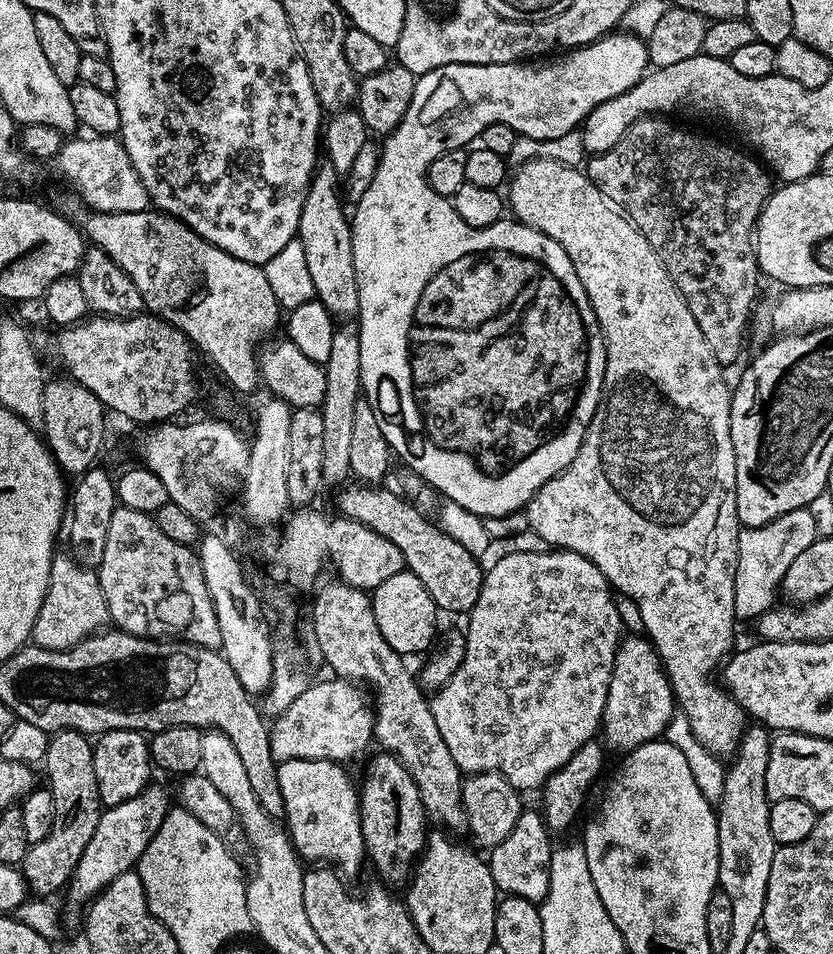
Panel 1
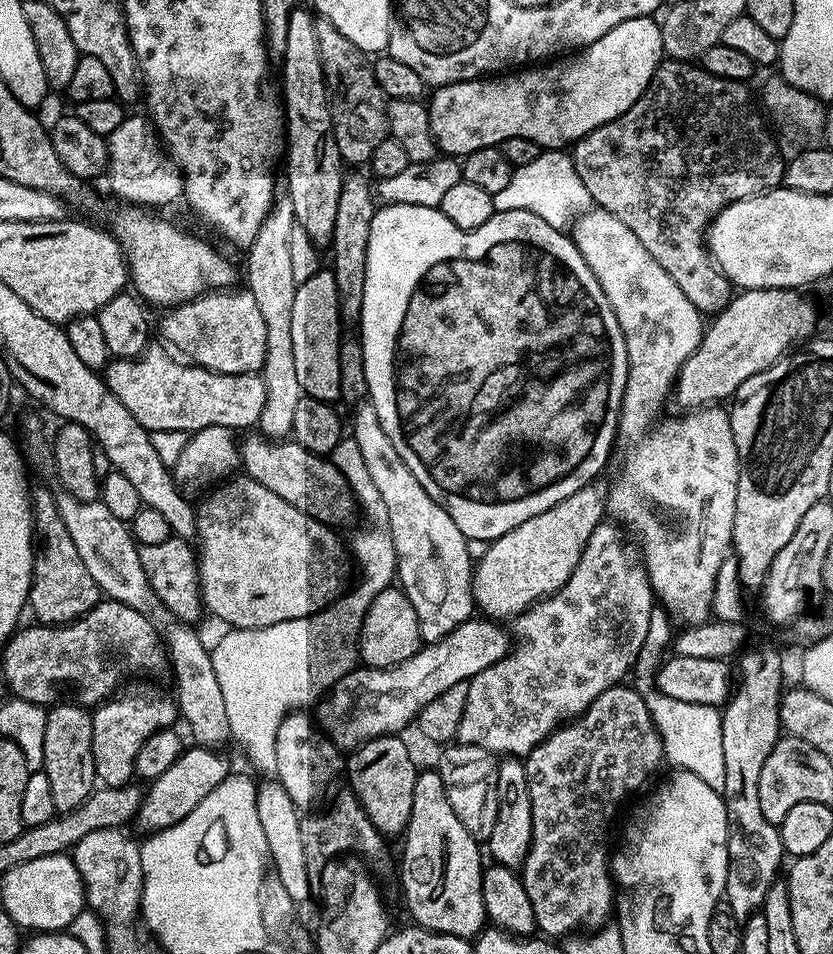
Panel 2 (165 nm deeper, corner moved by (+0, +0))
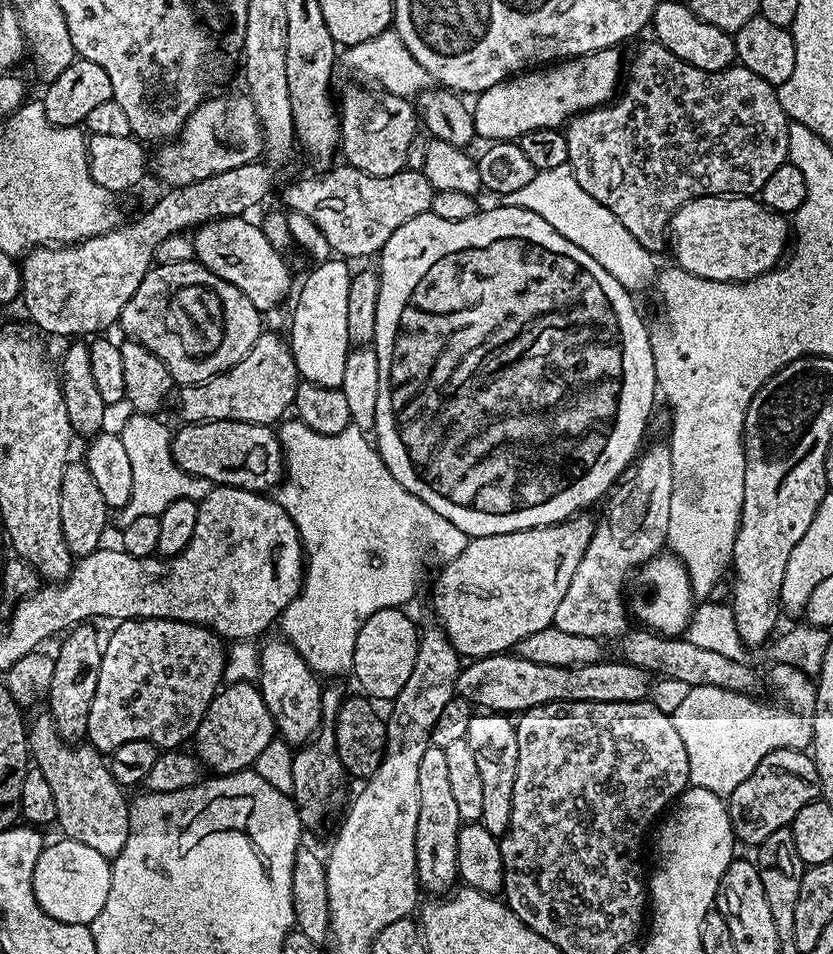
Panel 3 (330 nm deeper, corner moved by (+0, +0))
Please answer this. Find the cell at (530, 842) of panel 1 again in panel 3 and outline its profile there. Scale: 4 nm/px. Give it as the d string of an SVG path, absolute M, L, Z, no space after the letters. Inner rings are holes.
M481 711L473 715L466 737L482 778L482 818L478 823L486 826L497 838L510 826L510 810L514 798L514 774L518 774L518 734L516 725L507 715Z

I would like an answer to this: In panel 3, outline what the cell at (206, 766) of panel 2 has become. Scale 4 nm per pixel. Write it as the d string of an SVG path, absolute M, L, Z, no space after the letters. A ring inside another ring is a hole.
M252 682L228 684L217 691L198 726L194 737L194 755L205 769L213 768L213 773L229 776L251 769L258 754L273 744L277 736L276 723L270 710L266 710L259 687Z

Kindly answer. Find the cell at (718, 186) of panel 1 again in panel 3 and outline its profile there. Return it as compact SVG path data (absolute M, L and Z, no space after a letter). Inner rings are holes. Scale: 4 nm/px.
M659 42L651 43L642 45L633 54L632 61L629 64L627 61L626 75L615 99L611 103L592 108L589 112L580 112L577 116L573 116L563 129L563 134L566 146L570 146L567 163L572 167L574 178L578 178L578 186L582 186L582 190L586 190L586 194L590 194L594 202L602 202L602 206L606 206L610 214L614 214L614 218L618 218L618 222L622 222L622 226L626 226L626 230L630 230L630 234L638 238L638 242L647 252L659 254L663 248L665 251L666 241L670 236L672 216L686 202L703 196L755 197L760 193L762 186L766 186L767 180L770 179L770 174L774 174L774 170L778 170L778 166L782 166L788 159L790 121L782 110L782 102L778 102L776 88L770 82L766 82L766 78L758 78L754 70L733 66L721 72L703 72L698 70L698 66L690 66L690 62L682 62L682 58L670 54L670 50L666 50L666 46L662 46Z

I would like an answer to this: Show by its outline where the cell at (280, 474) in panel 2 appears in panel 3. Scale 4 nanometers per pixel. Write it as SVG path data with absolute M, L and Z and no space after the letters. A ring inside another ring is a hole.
M237 420L181 425L172 432L172 454L174 462L186 474L208 479L213 486L225 484L262 493L275 489L285 479L284 448L269 425Z

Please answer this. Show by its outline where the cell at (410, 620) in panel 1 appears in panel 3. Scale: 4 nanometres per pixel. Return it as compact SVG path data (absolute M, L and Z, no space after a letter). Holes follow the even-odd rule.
M383 608L370 614L370 618L362 622L362 630L358 630L351 675L356 676L360 683L359 691L373 701L395 700L414 670L414 658L418 658L421 633L416 632L415 622L406 613L404 608Z

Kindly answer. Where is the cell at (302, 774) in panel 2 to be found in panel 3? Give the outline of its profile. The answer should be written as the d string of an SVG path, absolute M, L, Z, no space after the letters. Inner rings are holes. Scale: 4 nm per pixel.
M287 639L272 640L265 648L259 649L260 674L258 687L266 702L266 710L276 723L279 739L289 746L308 743L313 734L320 729L320 711L322 710L322 684L317 673L298 654Z

